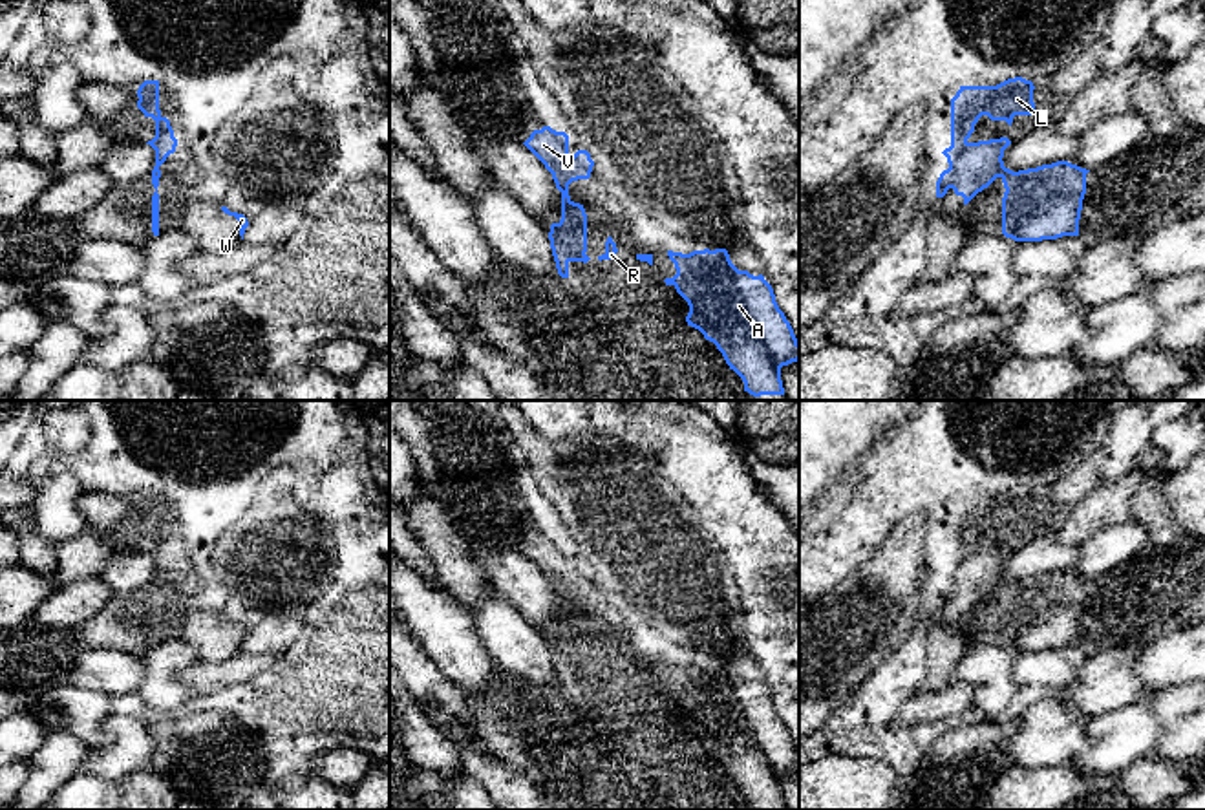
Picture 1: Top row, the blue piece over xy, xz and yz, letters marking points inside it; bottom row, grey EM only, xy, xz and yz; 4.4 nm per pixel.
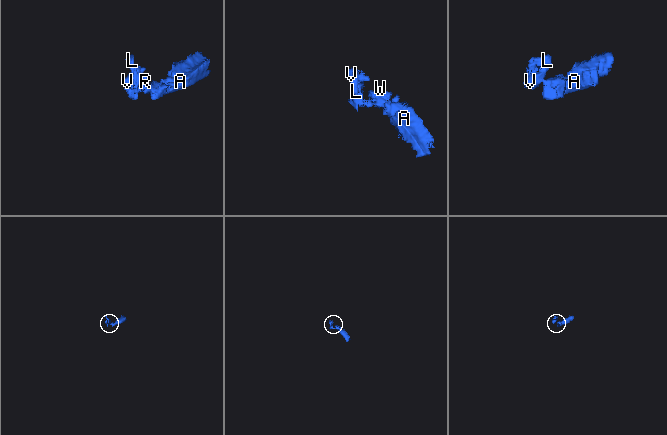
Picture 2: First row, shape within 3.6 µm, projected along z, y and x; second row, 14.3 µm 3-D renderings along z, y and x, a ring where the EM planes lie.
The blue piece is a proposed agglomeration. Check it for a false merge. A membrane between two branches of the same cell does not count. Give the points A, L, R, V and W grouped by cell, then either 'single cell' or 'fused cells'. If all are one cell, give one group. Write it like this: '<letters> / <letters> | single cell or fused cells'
A R W / L V | fused cells

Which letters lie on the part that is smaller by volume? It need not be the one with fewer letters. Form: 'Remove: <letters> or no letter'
Remove: L, V

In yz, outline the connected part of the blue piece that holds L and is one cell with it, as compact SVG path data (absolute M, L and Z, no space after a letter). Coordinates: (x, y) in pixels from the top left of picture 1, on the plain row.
M1022 486L997 496L960 496L951 508L951 556L942 561L949 578L936 591L936 607L944 607L953 598L967 614L997 587L1013 581L1002 570L1004 560L1011 554L1008 547L978 552L967 549L982 525L1011 536L1015 525L1035 523L1033 499L1033 492Z

